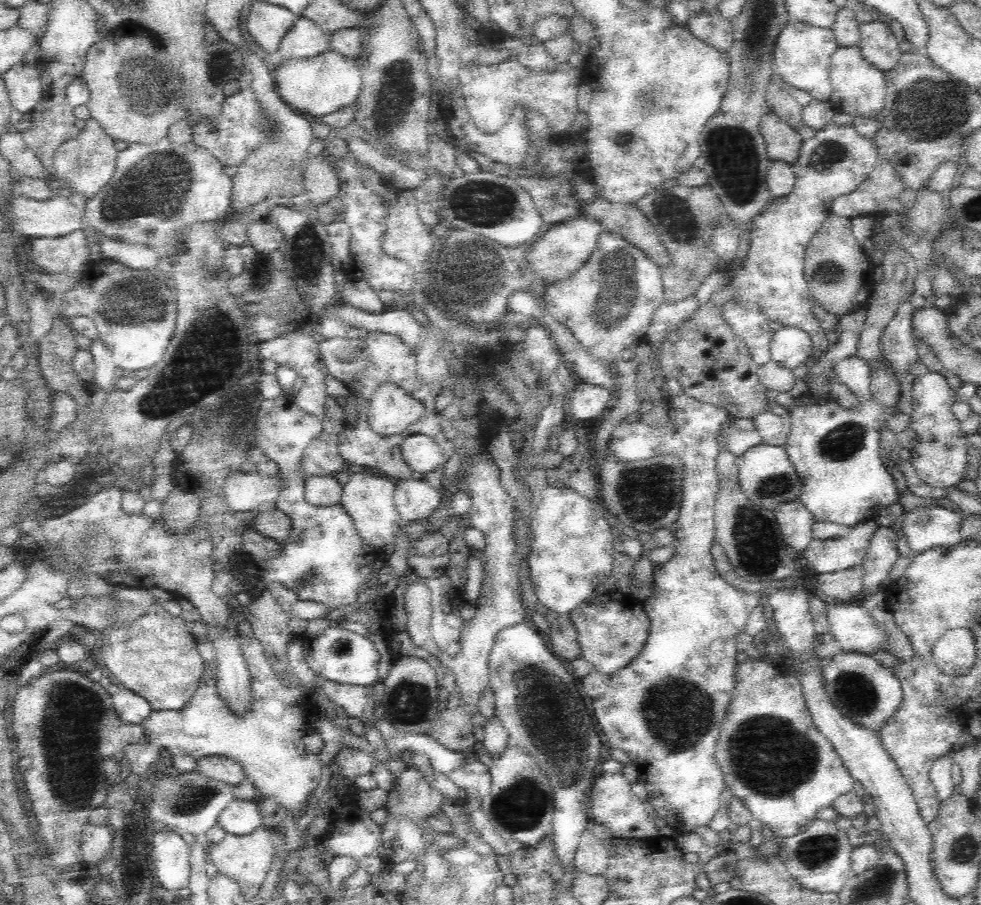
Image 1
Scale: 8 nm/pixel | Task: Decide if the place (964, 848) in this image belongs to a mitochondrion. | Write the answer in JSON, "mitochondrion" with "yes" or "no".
{"mitochondrion":"yes"}

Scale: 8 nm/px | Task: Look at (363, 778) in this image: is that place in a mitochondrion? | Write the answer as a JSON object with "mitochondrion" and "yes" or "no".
{"mitochondrion":"no"}

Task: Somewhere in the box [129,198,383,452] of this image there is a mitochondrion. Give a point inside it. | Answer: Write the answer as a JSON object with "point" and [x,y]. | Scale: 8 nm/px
{"point":[196,366]}

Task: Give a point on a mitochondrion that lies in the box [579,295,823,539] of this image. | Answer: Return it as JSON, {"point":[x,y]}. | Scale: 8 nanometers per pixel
{"point":[774,487]}

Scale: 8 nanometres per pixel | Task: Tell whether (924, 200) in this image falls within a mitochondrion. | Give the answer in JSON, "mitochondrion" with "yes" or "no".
{"mitochondrion":"no"}

